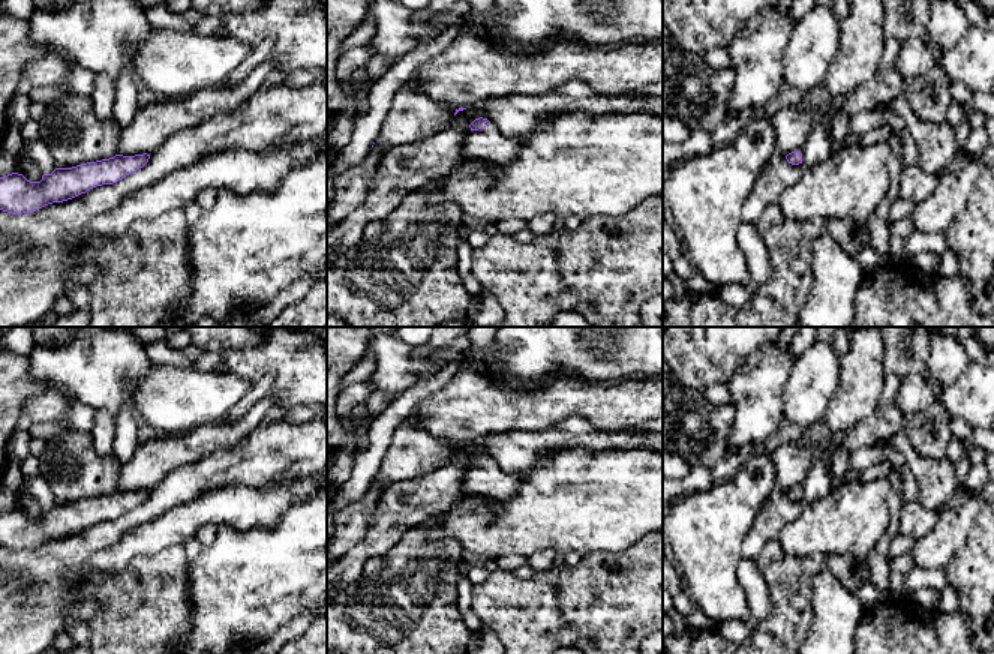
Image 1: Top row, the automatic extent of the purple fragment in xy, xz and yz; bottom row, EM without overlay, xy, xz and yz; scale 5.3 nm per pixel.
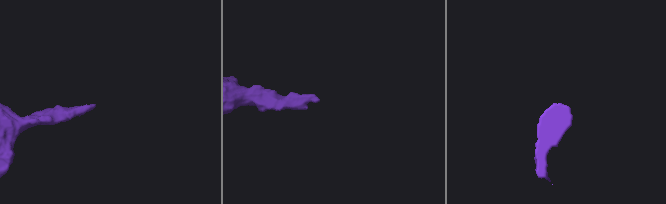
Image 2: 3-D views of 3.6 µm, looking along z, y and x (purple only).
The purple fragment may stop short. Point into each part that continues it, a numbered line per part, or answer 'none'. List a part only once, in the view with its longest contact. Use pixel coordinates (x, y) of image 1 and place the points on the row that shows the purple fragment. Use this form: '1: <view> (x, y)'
1: xz (489, 144)

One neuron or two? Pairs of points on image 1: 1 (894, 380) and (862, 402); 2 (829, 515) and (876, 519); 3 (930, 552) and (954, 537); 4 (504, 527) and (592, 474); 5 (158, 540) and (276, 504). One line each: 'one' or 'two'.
1: two
2: one
3: one
4: one
5: one

